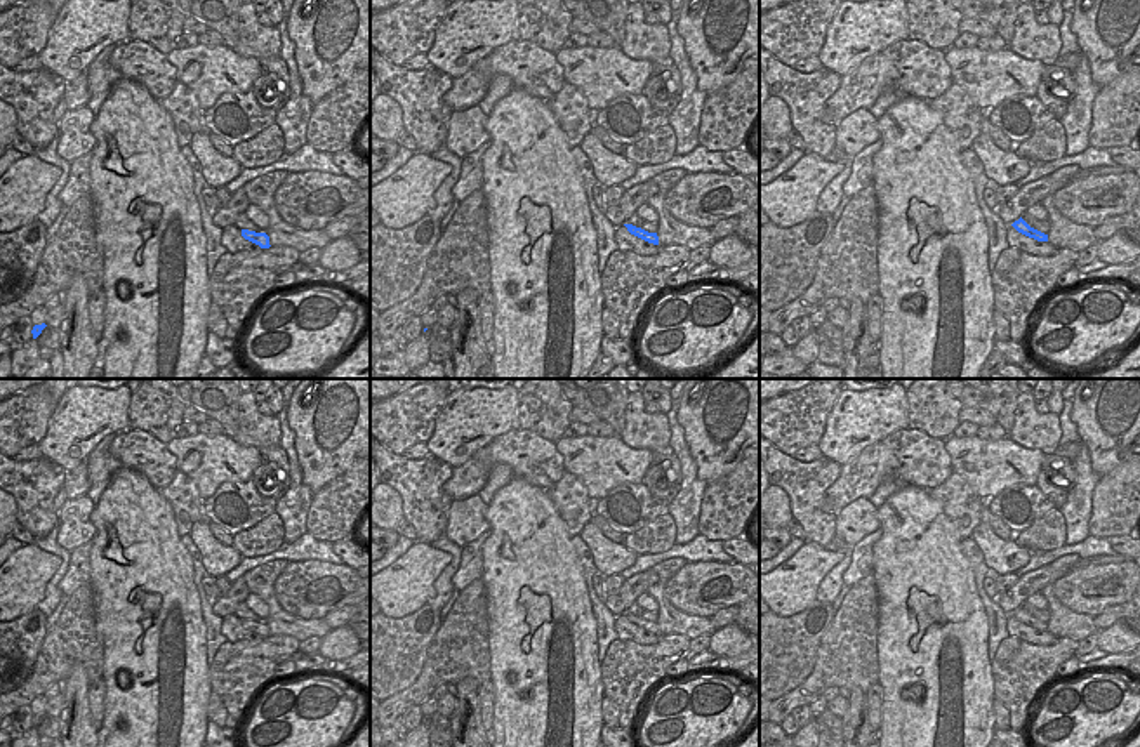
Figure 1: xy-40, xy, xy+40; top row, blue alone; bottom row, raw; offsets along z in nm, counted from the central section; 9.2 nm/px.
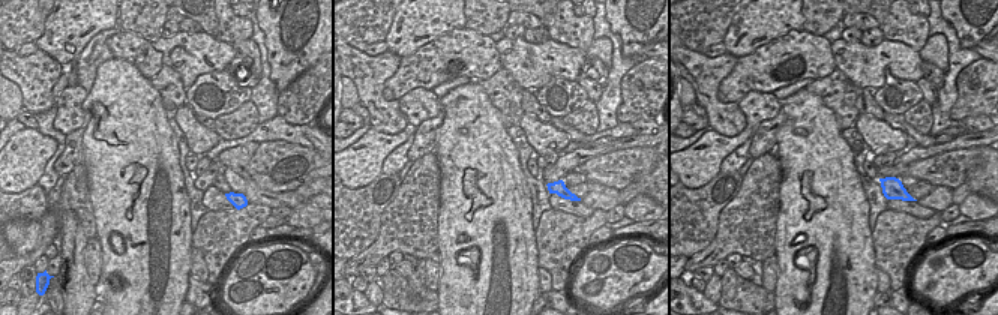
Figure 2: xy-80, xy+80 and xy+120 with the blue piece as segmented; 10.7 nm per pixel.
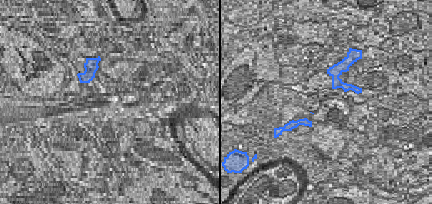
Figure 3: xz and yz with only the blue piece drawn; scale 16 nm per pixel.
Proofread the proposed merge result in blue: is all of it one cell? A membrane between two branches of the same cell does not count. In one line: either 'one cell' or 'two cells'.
one cell

